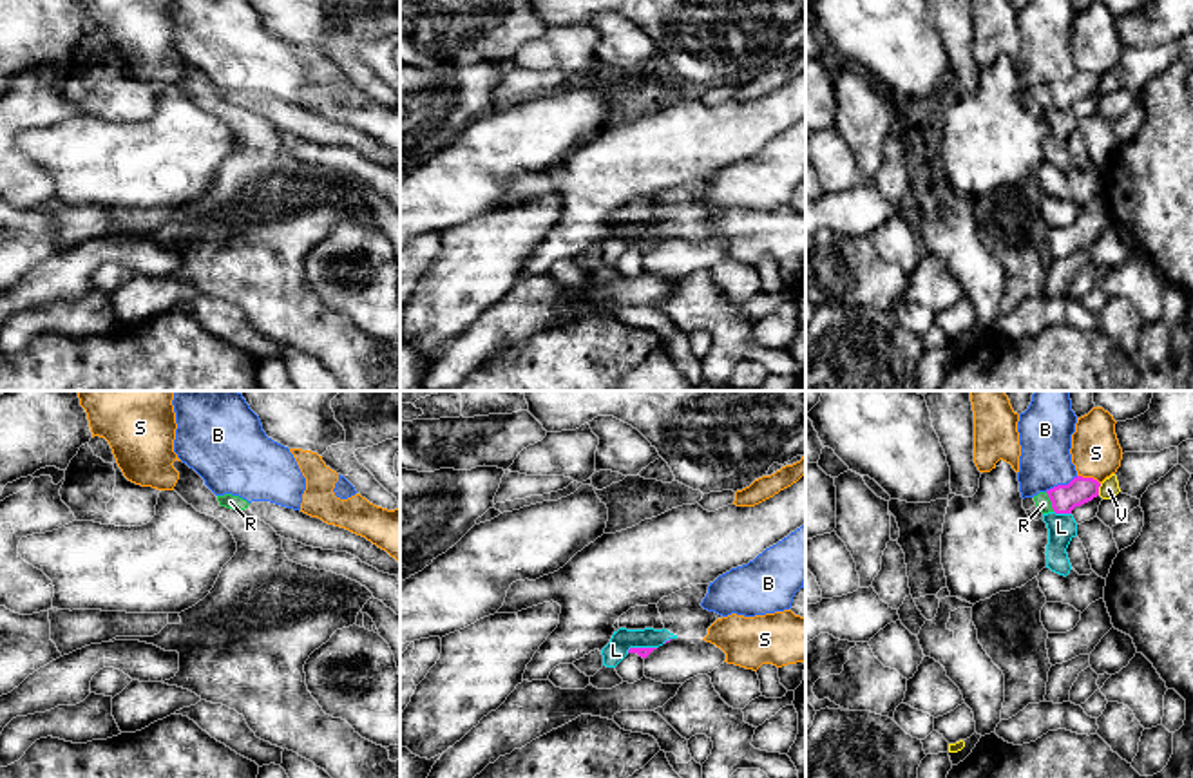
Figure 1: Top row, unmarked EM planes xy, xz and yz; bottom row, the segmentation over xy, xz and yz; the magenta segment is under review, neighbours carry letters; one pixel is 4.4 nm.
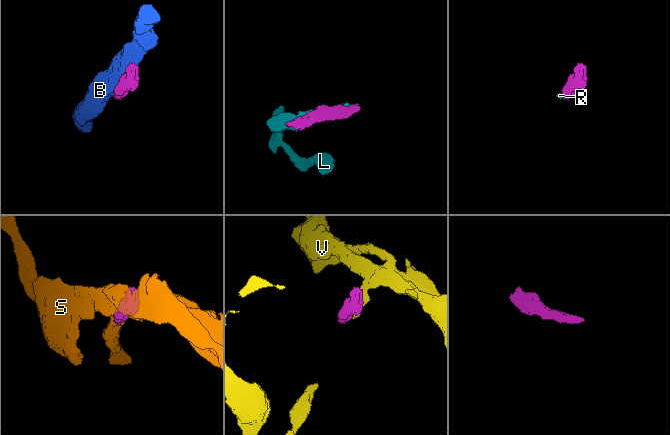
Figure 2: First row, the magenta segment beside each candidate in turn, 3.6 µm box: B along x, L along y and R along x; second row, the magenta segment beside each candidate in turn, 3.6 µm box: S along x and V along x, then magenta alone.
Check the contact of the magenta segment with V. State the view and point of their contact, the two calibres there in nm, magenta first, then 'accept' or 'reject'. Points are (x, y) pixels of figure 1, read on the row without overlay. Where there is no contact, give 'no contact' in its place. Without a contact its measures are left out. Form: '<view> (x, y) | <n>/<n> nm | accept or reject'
yz (1097, 84) | 120/80 nm | reject

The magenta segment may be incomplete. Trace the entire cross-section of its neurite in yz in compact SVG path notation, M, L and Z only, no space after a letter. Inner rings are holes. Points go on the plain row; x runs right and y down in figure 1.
M1074 72L1068 80L1057 80L1046 87L1034 90L1036 101L1043 107L1072 109L1075 101L1081 101L1099 90L1101 78L1093 72Z

